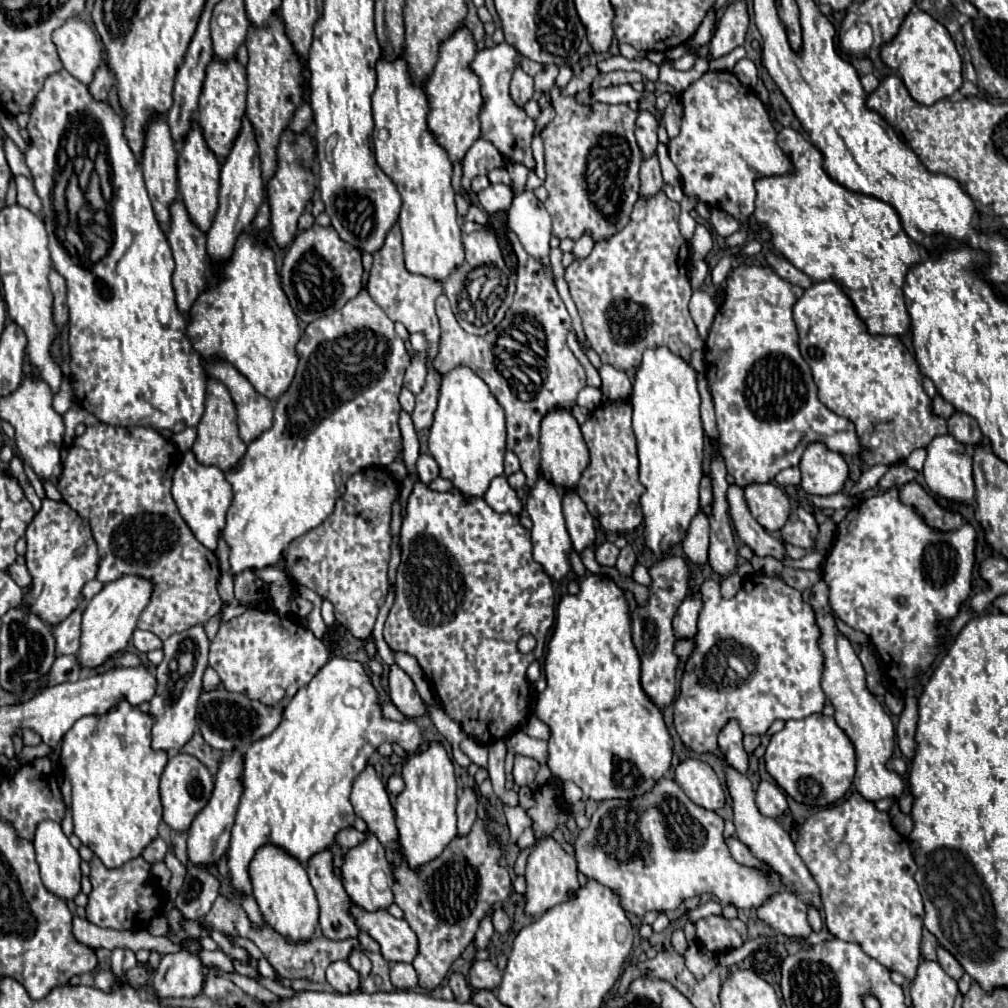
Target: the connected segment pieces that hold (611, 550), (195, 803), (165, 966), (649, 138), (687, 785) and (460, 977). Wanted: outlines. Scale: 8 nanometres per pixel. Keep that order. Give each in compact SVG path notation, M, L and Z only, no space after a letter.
M604 542L602 546L596 548L596 560L602 566L616 566L618 554L620 554L620 550L612 542Z
M182 752L178 756L170 758L162 772L162 778L160 778L160 798L162 798L162 806L164 806L164 822L172 830L186 832L192 826L192 820L196 818L196 814L208 804L212 790L214 790L214 780L202 762L198 762L190 754L182 754Z
M186 942L182 952L166 954L152 978L152 990L156 998L184 998L196 996L202 990L206 968L194 956L196 942Z
M640 110L638 120L636 120L636 140L638 140L638 146L640 146L644 158L654 156L654 152L656 152L656 146L658 146L656 130L658 130L656 118L650 112Z
M688 758L686 762L680 762L676 766L676 782L694 804L706 810L718 810L726 804L722 782L712 766L702 760Z
M452 972L450 978L448 978L448 984L450 984L450 988L452 988L452 992L454 992L454 996L456 996L458 1000L462 1000L462 1002L468 1002L468 1000L470 1000L470 992L472 992L472 990L468 988L464 974Z

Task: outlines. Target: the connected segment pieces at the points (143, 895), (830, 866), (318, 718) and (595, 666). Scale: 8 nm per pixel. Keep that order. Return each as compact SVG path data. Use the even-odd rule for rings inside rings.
M94 856L94 860L90 862L90 882L92 882L92 894L88 896L86 914L88 920L96 926L112 926L118 930L146 928L154 918L154 914L160 912L162 896L158 894L156 884L152 882L150 864L144 858L134 858L124 868L108 870Z
M854 792L848 800L828 810L816 812L804 822L796 840L796 852L800 854L800 858L820 886L826 916L824 922L828 930L840 940L858 944L868 956L878 960L890 972L900 972L904 978L914 980L920 964L924 904L918 892L918 884L914 880L918 866L912 858L908 840L894 830L888 812L876 810L872 802L864 800L858 792ZM840 844L850 846L850 856L846 860L840 860L836 856L836 848Z
M332 658L318 670L312 682L298 690L294 698L286 704L280 726L266 738L254 742L244 754L242 768L242 796L236 812L236 824L232 828L232 842L228 848L228 874L230 874L230 890L236 898L252 896L252 880L250 880L250 862L256 852L266 846L278 846L286 850L292 858L296 858L302 866L308 866L308 860L318 852L326 850L334 836L346 828L354 826L356 830L364 830L364 822L356 818L350 804L352 780L366 766L370 754L382 742L396 742L408 754L416 754L426 744L422 730L416 722L390 722L380 714L378 692L370 684L366 668L360 662L346 658Z
M586 576L580 580L580 594L576 596L564 596L558 604L558 616L556 616L556 630L554 636L548 644L548 654L546 654L546 662L544 662L544 672L546 672L546 690L538 696L536 704L534 704L534 714L550 726L552 736L548 740L548 768L552 770L552 774L560 776L562 780L570 780L576 786L582 788L584 798L588 800L596 800L596 802L604 802L604 800L612 800L612 798L624 798L630 800L634 796L644 796L646 792L650 792L656 784L656 780L664 778L664 774L670 770L670 762L672 762L672 738L670 732L664 724L664 716L662 710L650 700L650 696L642 690L640 684L640 658L638 652L632 644L632 634L630 634L630 618L628 618L628 604L624 598L624 592L606 576Z

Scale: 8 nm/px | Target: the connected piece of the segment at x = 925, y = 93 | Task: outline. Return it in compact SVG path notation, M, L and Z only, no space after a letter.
M922 10L910 12L896 38L882 46L882 62L902 78L910 96L924 106L950 98L962 86L962 60L948 30Z

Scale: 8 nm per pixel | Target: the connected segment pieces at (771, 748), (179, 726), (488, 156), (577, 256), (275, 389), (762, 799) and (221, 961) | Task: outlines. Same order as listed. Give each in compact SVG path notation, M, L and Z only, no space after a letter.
M812 714L802 720L788 720L784 730L772 736L766 748L766 770L778 786L796 802L826 808L838 802L854 780L854 746L838 728L832 716Z
M192 626L190 630L172 634L164 640L164 660L156 666L158 690L150 700L150 714L156 718L152 726L152 748L154 750L182 750L182 746L192 738L196 728L196 704L202 690L202 674L208 668L208 638L204 626Z
M476 140L474 146L468 150L468 154L464 156L462 162L462 190L468 196L474 196L470 182L480 176L486 174L486 164L498 164L498 168L504 166L504 158L498 154L498 150L494 150L492 142L486 140Z
M582 236L576 244L574 244L574 250L572 250L572 254L574 254L574 260L584 260L584 258L588 258L588 254L592 252L592 248L594 248L594 242L592 242L592 238L590 236Z
M244 232L236 242L232 258L222 264L220 274L222 282L218 286L208 286L208 290L200 294L194 308L190 310L190 324L186 334L204 360L214 356L228 360L250 380L256 392L276 402L290 388L296 374L296 366L300 360L300 354L296 352L296 342L300 340L300 326L296 314L288 304L286 294L282 292L274 254L266 244L256 242L250 232Z
M760 782L758 790L756 790L756 806L764 816L770 818L778 818L784 814L784 810L788 808L786 804L786 796L784 792L770 782Z
M221 949L216 951L201 950L198 953L201 961L209 966L215 966L227 973L235 972L232 961L224 954Z

